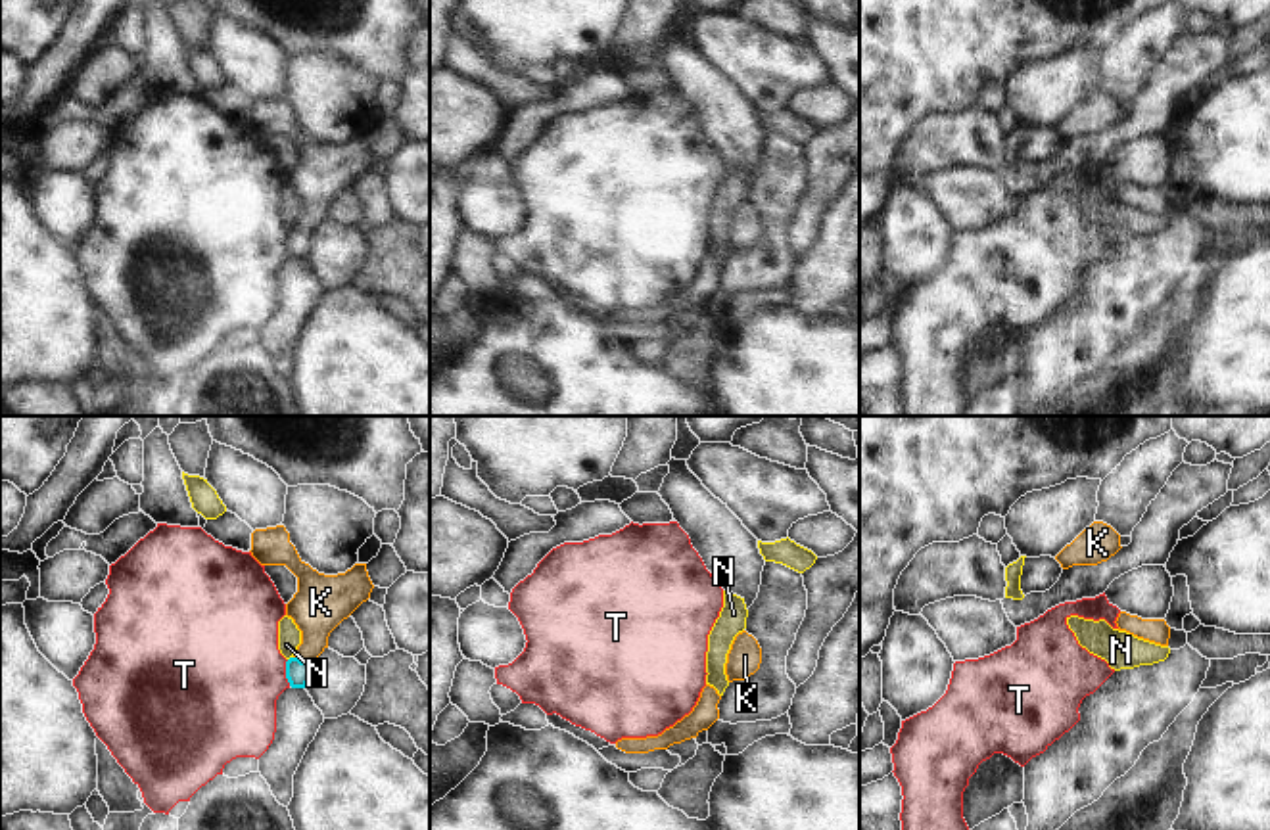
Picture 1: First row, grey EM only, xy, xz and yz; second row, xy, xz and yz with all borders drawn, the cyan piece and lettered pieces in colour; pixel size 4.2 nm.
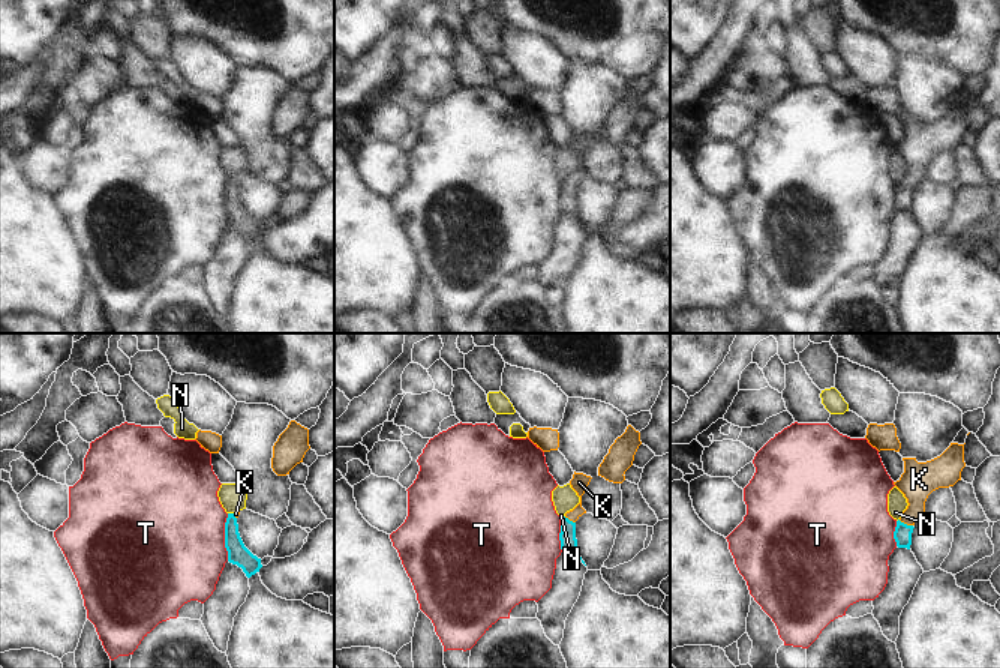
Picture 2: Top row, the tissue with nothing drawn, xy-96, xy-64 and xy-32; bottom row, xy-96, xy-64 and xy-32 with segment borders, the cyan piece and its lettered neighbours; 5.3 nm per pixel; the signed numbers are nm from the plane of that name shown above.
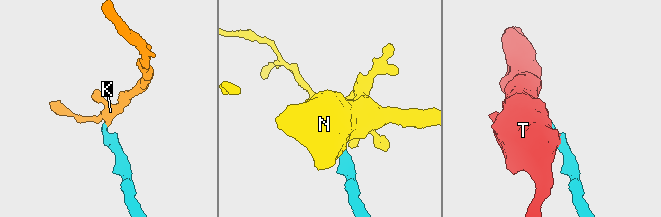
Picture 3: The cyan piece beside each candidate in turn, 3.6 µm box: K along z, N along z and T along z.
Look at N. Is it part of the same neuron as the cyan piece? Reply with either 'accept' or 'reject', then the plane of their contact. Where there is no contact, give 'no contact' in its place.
reject | xy

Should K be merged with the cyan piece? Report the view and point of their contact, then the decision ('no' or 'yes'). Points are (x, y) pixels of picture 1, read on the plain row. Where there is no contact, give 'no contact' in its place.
meets cyan in xy at (304, 232); yes

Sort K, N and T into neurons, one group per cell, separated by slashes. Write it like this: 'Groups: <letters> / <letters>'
Groups: K / N / T

